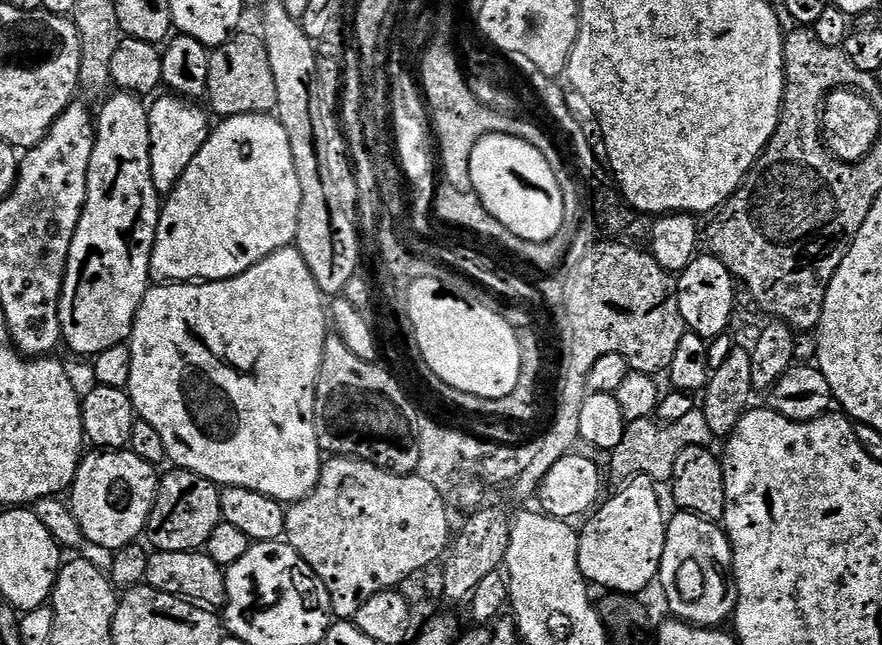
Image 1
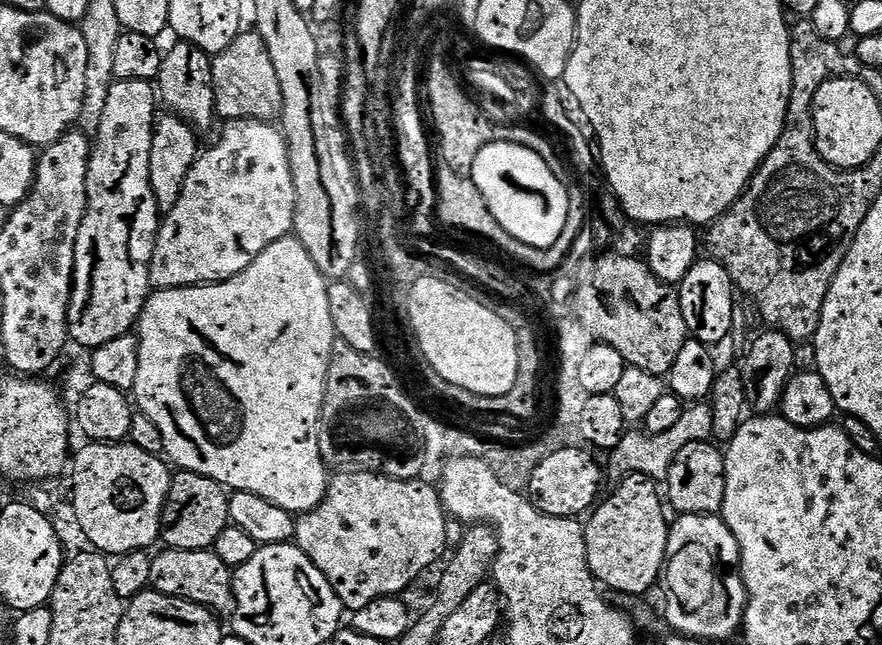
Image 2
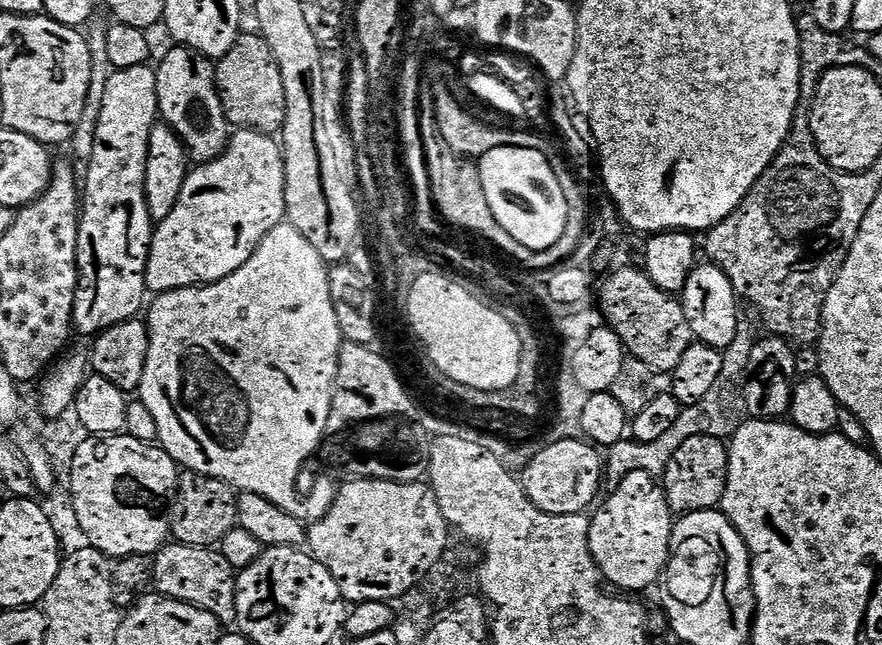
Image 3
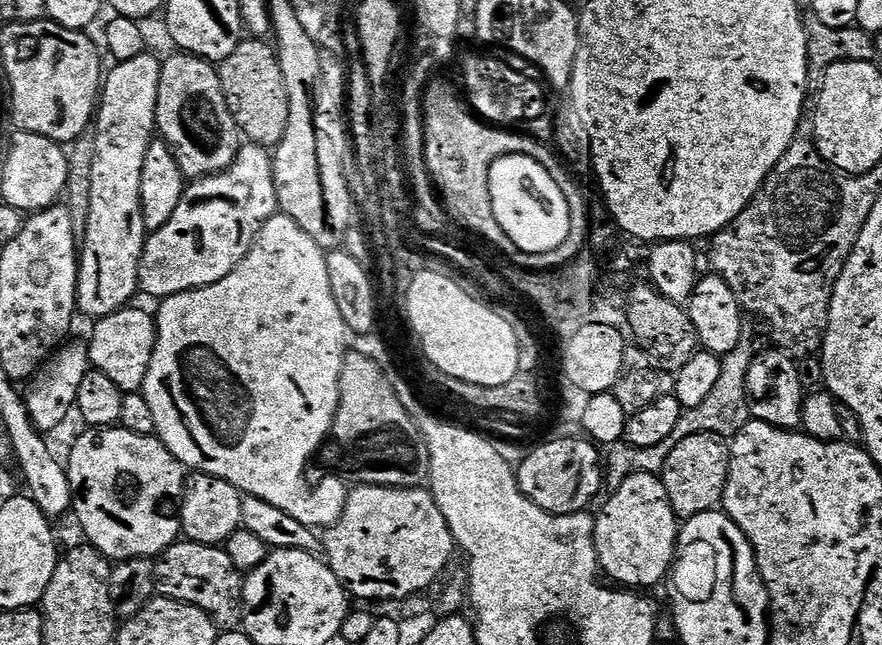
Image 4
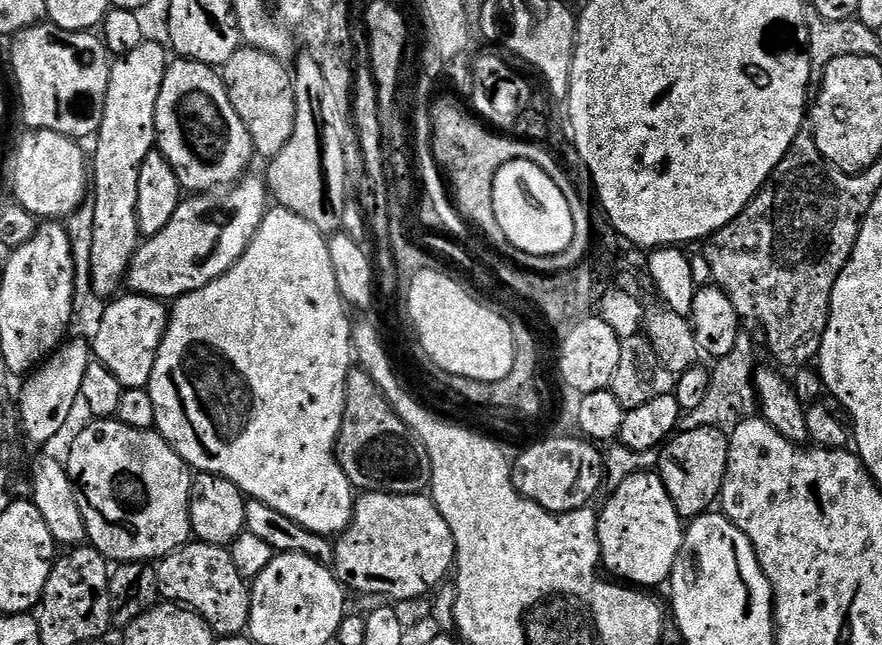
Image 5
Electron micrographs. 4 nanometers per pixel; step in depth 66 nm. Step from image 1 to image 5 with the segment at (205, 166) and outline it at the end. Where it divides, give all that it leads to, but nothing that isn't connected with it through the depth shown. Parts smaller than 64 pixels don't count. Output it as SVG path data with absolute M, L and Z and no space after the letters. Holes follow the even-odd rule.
M245 175L227 190L181 199L166 230L147 237L136 249L128 267L127 287L137 296L172 302L228 273L256 237L264 213L270 207L265 181L252 175Z

